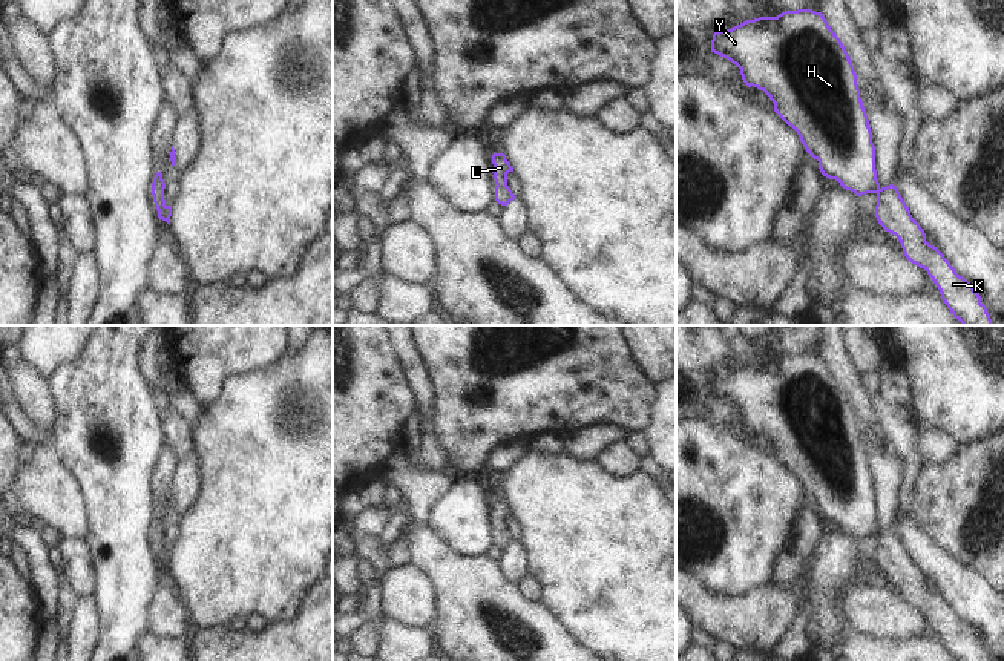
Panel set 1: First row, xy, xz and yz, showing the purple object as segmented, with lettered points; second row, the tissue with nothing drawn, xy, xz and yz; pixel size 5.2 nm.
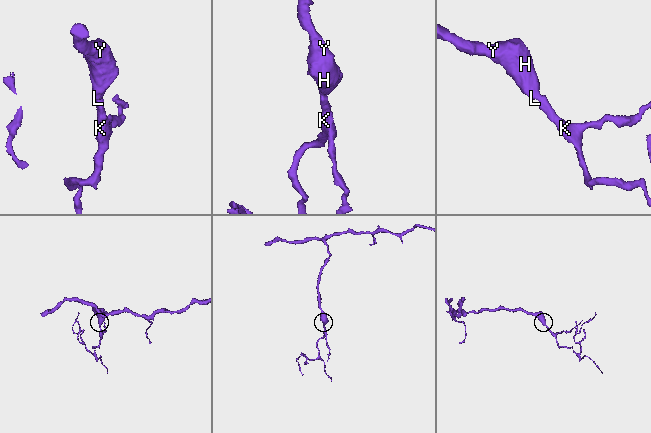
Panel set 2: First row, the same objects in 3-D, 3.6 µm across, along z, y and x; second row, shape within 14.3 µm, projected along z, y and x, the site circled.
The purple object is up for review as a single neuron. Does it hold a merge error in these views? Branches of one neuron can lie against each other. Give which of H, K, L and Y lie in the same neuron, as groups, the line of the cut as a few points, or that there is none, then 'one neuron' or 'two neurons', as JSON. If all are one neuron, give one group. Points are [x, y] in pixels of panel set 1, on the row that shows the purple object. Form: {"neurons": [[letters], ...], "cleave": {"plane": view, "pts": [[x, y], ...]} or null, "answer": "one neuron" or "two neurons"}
{"neurons": [["H", "K", "L", "Y"]], "cleave": null, "answer": "one neuron"}

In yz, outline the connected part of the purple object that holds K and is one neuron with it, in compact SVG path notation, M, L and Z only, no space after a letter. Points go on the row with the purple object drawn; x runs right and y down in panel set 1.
M812 9L785 11L777 17L759 17L746 20L731 29L723 29L713 34L711 52L730 60L740 69L743 83L748 87L763 90L774 103L774 112L791 126L806 152L819 161L819 169L823 176L835 179L846 190L857 196L866 193L877 195L875 218L878 224L889 233L895 235L901 244L907 261L924 268L938 287L941 299L950 310L955 319L963 325L992 325L992 319L986 305L981 302L979 293L960 276L944 255L926 241L926 233L920 224L912 218L909 207L903 201L898 189L894 184L881 187L875 170L875 146L872 143L872 132L869 120L860 98L857 84L857 74L851 58L828 25L822 12Z

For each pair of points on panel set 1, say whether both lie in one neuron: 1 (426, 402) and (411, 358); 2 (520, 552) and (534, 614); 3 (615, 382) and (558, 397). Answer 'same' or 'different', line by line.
1: same
2: different
3: same

